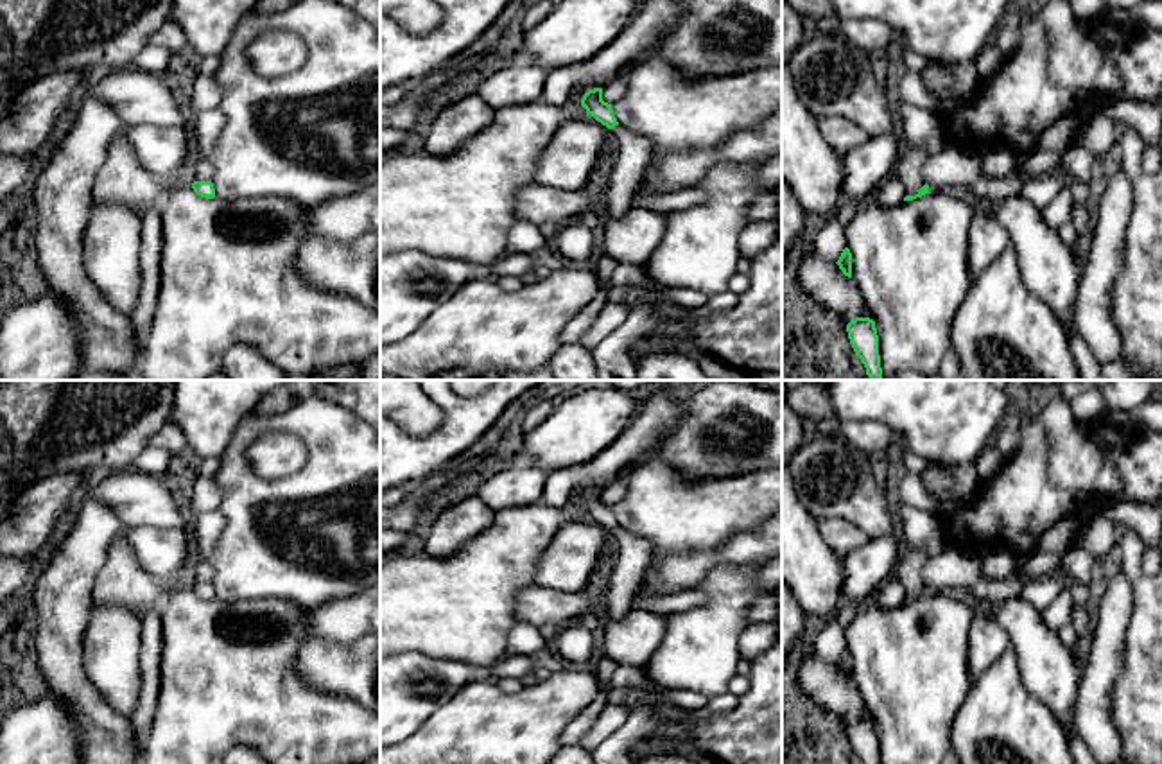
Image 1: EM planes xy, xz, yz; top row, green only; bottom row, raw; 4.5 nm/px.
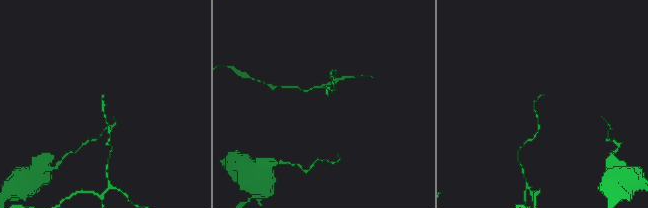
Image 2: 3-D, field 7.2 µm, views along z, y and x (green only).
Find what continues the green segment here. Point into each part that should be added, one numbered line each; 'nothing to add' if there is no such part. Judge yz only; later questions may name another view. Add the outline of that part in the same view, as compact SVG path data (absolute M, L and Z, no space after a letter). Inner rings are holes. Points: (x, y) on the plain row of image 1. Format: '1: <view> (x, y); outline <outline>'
nothing to add

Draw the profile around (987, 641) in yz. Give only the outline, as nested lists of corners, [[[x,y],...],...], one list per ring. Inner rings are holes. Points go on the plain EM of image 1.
[[[977,612],[968,629],[968,678],[983,674],[1010,647],[1010,637],[1002,626]]]

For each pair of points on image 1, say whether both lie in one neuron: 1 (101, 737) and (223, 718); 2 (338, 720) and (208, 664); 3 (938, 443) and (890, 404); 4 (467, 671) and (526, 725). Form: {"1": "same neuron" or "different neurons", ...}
{"1": "different neurons", "2": "same neuron", "3": "same neuron", "4": "different neurons"}

